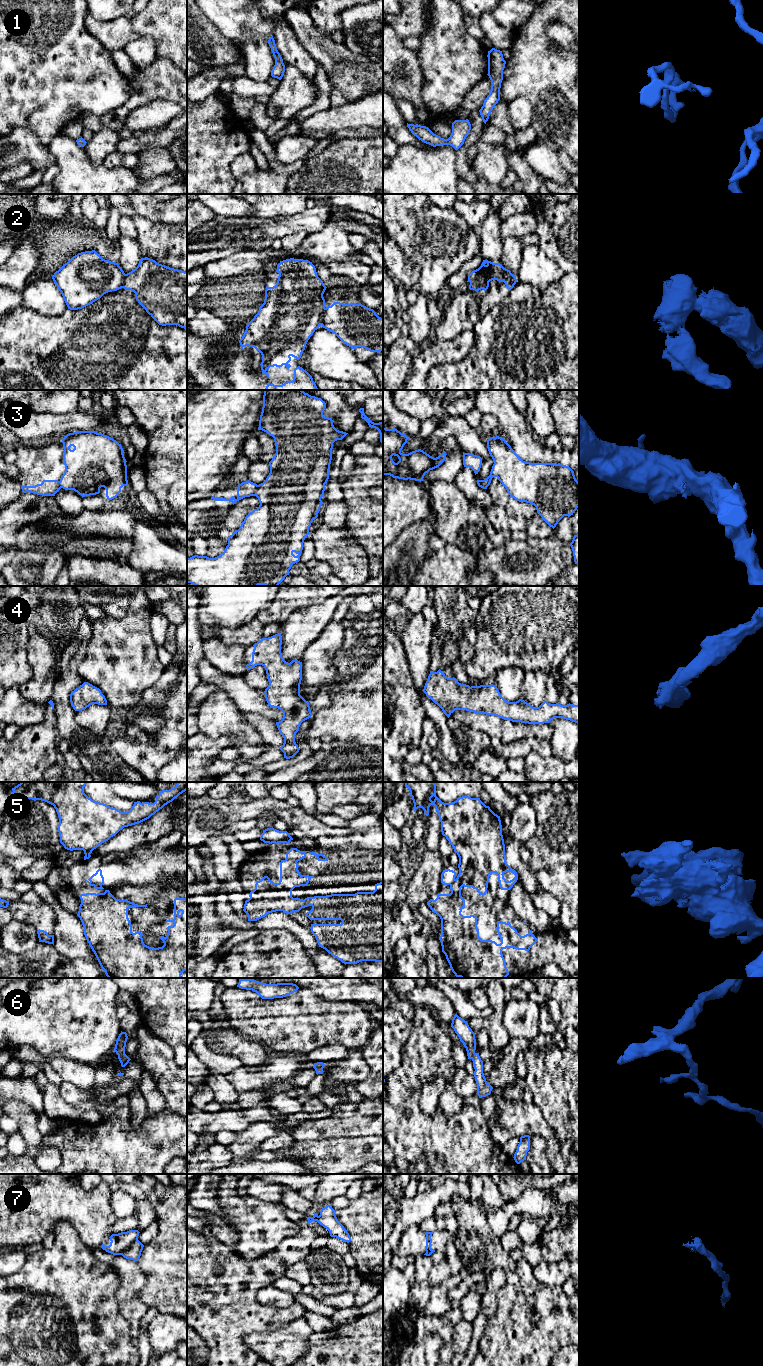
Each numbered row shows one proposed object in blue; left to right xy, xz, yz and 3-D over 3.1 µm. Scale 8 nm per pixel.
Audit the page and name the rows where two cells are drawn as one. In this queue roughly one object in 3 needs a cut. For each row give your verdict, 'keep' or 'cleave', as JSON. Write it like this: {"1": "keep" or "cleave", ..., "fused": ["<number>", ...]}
{"1": "keep", "2": "cleave", "3": "cleave", "4": "keep", "5": "cleave", "6": "keep", "7": "cleave", "fused": ["2", "3", "5", "7"]}

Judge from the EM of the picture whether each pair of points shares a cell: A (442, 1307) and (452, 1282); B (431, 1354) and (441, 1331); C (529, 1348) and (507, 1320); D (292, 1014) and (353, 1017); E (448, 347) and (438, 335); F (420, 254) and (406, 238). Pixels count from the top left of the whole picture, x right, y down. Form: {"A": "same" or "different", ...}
{"A": "same", "B": "same", "C": "same", "D": "same", "E": "different", "F": "same"}

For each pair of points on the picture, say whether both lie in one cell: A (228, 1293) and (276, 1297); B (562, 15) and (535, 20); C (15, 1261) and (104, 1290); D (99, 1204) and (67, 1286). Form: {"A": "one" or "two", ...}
{"A": "two", "B": "one", "C": "two", "D": "two"}

